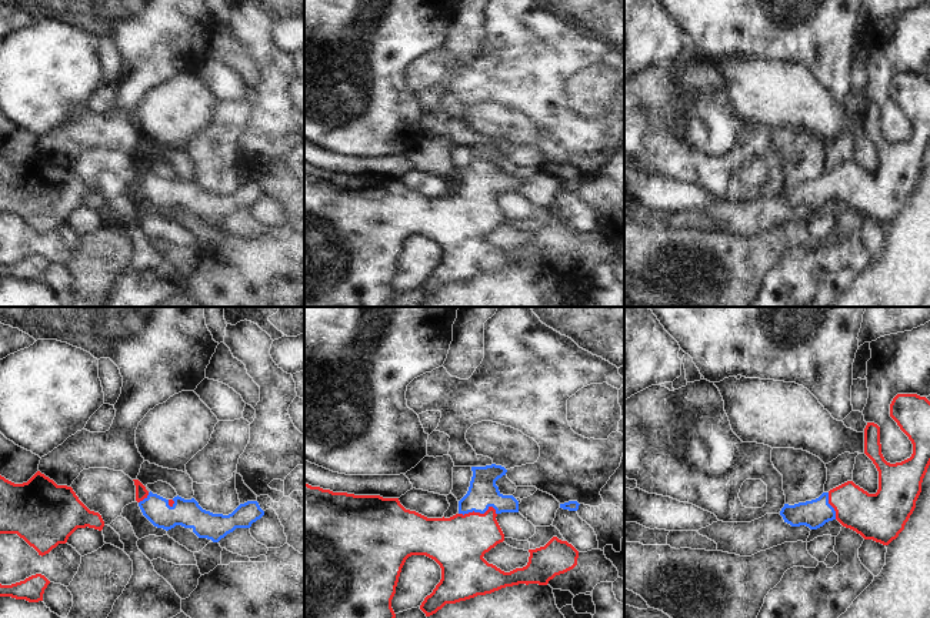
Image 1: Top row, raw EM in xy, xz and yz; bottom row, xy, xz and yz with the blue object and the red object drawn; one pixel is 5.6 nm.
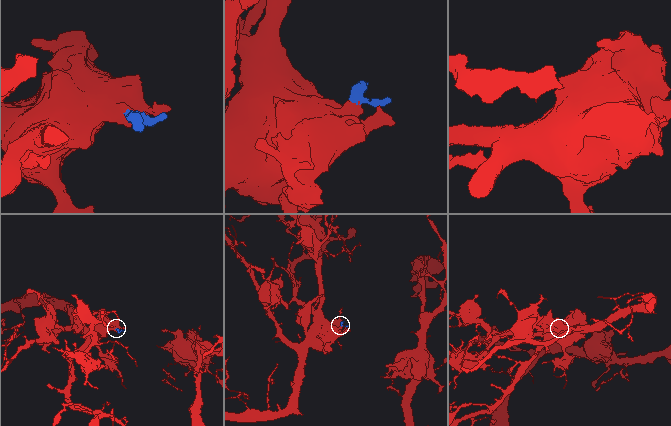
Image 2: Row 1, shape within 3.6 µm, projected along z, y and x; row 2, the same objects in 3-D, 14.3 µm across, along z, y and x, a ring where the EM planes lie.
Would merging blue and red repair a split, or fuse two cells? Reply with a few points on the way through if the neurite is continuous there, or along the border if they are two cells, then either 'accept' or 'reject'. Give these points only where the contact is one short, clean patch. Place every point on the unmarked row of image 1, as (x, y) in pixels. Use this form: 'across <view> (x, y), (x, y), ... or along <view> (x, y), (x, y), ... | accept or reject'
across xz (483, 173), (483, 181), (477, 191), (476, 206), (457, 224) | accept

